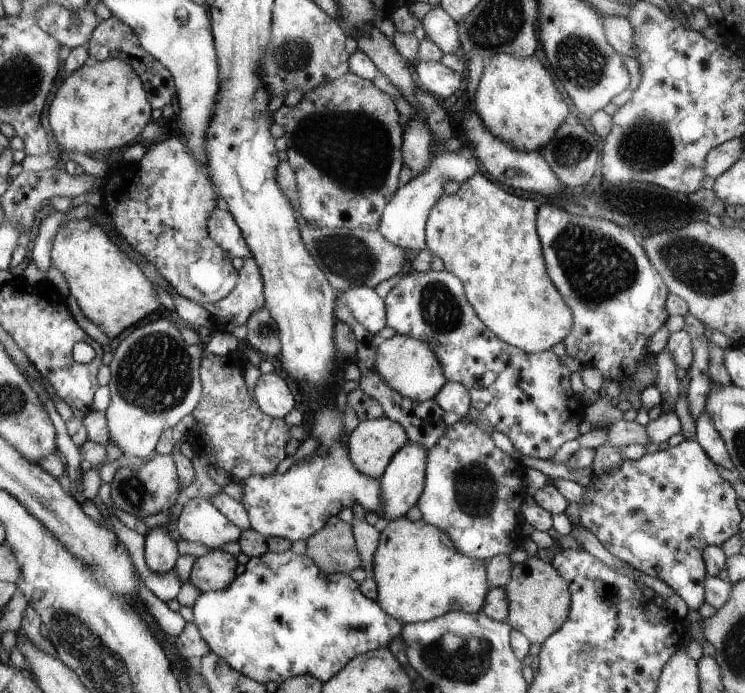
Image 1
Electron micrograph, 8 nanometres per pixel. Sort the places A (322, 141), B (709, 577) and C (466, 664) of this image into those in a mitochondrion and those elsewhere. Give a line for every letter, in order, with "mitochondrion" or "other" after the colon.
A: mitochondrion
B: other
C: mitochondrion

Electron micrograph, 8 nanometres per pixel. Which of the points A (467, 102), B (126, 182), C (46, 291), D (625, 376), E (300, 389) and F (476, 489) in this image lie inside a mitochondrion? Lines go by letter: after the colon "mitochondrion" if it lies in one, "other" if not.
A: other
B: other
C: other
D: other
E: other
F: mitochondrion

